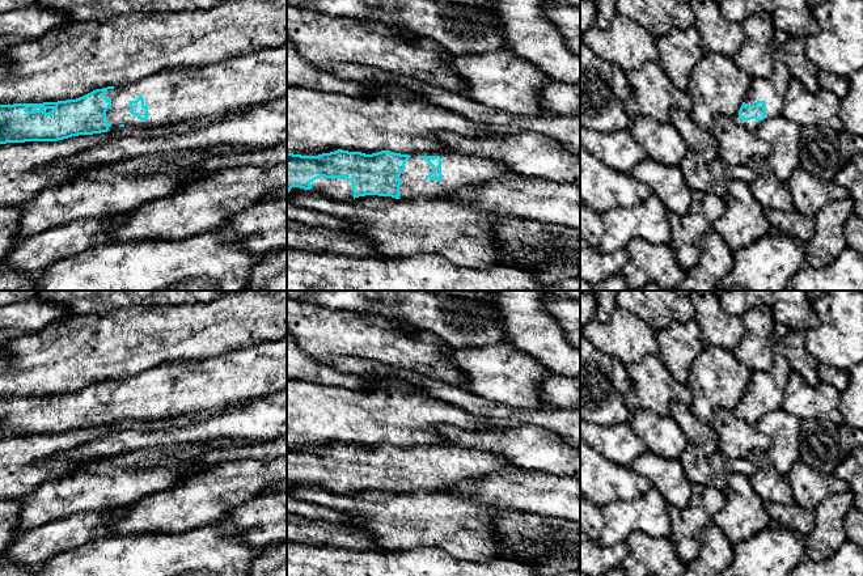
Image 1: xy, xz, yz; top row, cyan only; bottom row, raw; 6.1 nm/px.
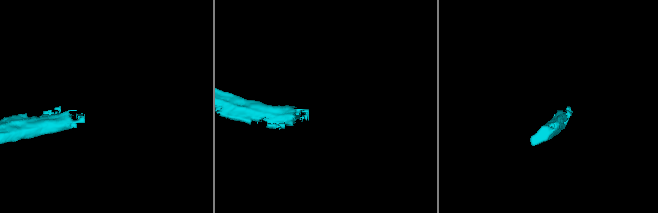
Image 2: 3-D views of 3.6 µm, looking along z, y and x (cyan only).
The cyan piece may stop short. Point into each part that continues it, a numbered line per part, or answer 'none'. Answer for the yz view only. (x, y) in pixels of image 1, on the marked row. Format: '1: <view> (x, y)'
1: yz (773, 90)

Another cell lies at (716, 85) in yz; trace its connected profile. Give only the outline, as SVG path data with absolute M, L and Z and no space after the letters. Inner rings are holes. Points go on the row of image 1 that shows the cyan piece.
M705 54L689 77L688 93L693 101L690 117L701 128L711 132L716 115L733 118L739 113L750 80L733 58Z

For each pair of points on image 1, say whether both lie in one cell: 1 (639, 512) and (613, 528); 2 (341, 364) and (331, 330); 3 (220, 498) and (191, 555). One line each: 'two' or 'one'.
1: one
2: two
3: two

